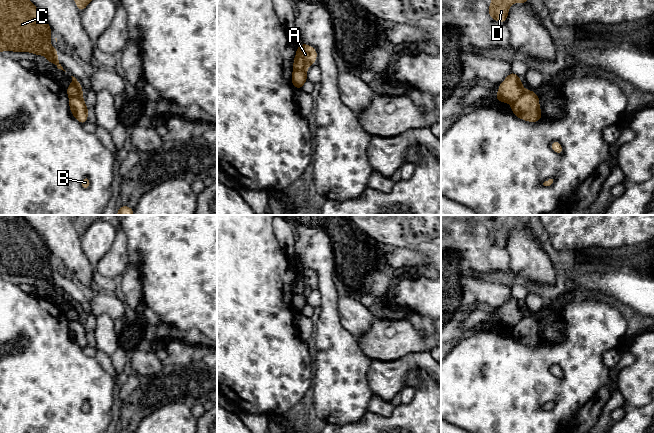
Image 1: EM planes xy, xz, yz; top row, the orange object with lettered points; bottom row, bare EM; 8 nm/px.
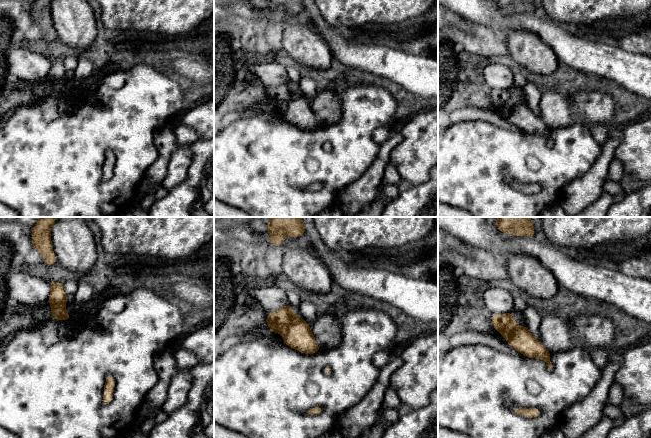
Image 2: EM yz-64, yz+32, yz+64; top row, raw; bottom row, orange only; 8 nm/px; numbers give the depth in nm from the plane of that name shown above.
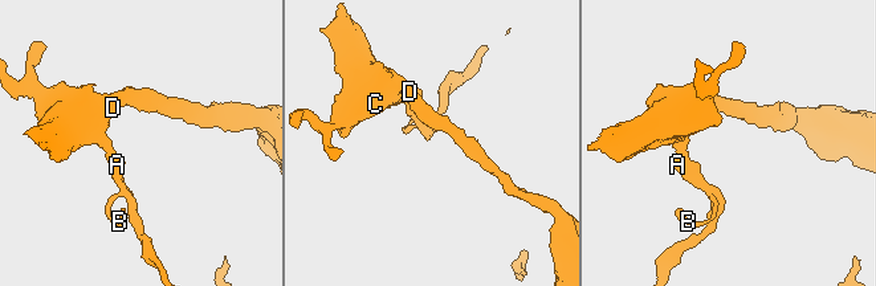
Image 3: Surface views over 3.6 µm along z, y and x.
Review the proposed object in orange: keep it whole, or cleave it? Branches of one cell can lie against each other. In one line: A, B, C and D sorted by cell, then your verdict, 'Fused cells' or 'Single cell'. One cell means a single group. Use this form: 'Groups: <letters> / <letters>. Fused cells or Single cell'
Groups: A C D / B. Fused cells

